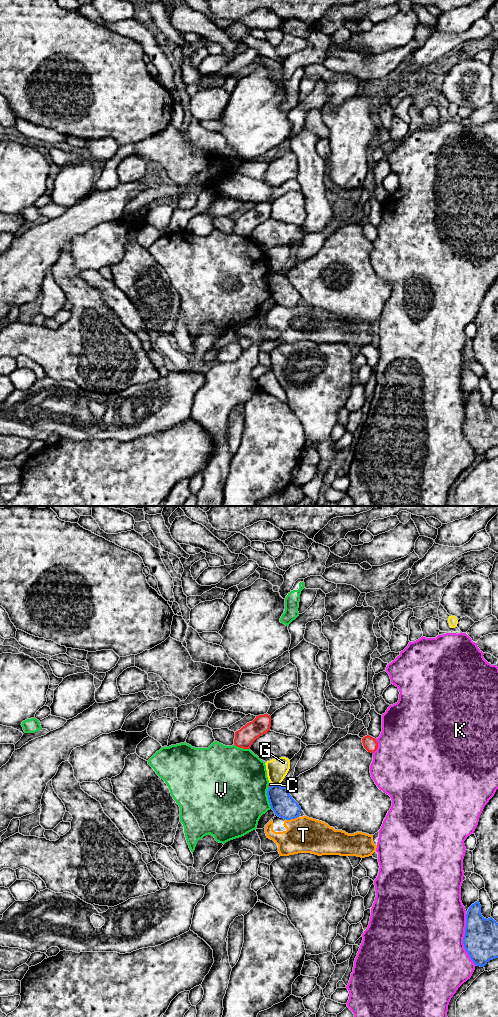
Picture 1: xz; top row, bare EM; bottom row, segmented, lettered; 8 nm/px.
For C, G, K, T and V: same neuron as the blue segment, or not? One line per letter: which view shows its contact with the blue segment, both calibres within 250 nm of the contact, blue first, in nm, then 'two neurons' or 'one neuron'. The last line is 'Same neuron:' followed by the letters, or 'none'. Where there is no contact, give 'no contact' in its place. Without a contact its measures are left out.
C: meets blue in xz; 190 nm thick on the blue side, 20 nm on the other; two neurons
G: meets blue in xz; 190 nm thick on the blue side, 170 nm on the other; two neurons
K: meets blue in xz; 280 nm thick on the blue side, 500 nm on the other; two neurons
T: meets blue in xz; 190 nm thick on the blue side, 280 nm on the other; two neurons
V: meets blue in xz; 190 nm thick on the blue side, 480 nm on the other; two neurons
Same neuron: none

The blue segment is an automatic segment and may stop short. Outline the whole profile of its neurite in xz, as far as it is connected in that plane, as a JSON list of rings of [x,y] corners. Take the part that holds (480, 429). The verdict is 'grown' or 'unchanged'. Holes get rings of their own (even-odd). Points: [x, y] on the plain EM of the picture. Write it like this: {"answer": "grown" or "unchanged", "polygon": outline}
{"answer": "unchanged", "polygon": [[[479,389],[472,392],[467,399],[463,432],[476,454],[484,455],[490,448],[498,446],[498,411],[492,405],[486,407],[482,404]]]}

